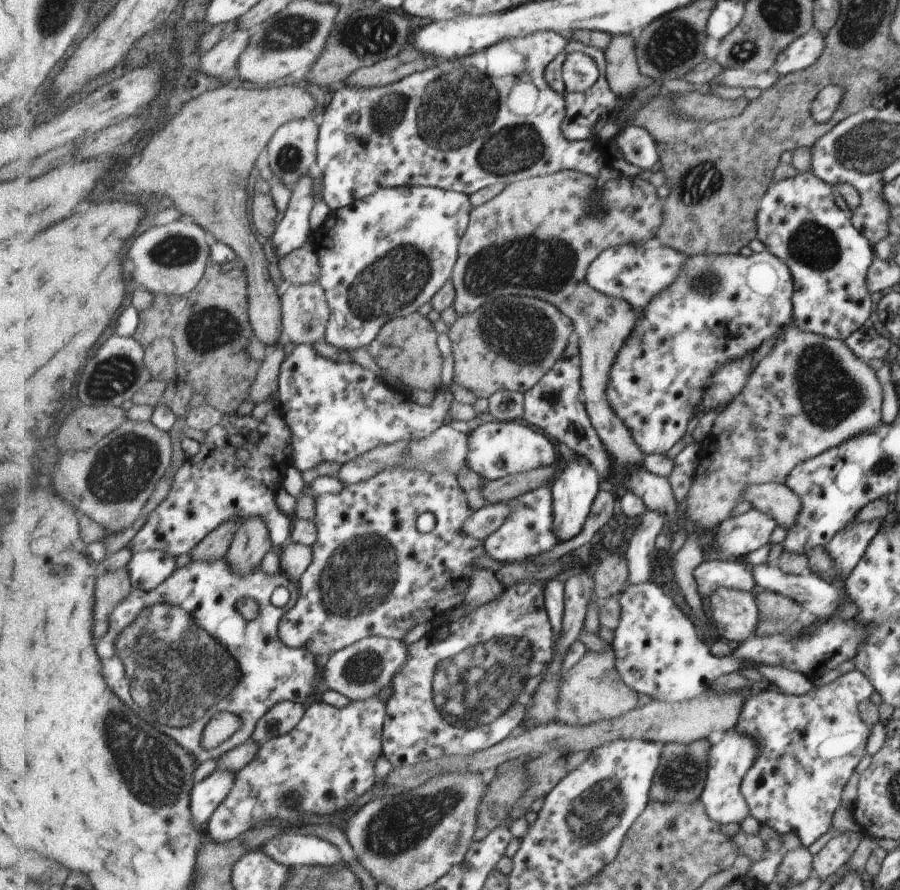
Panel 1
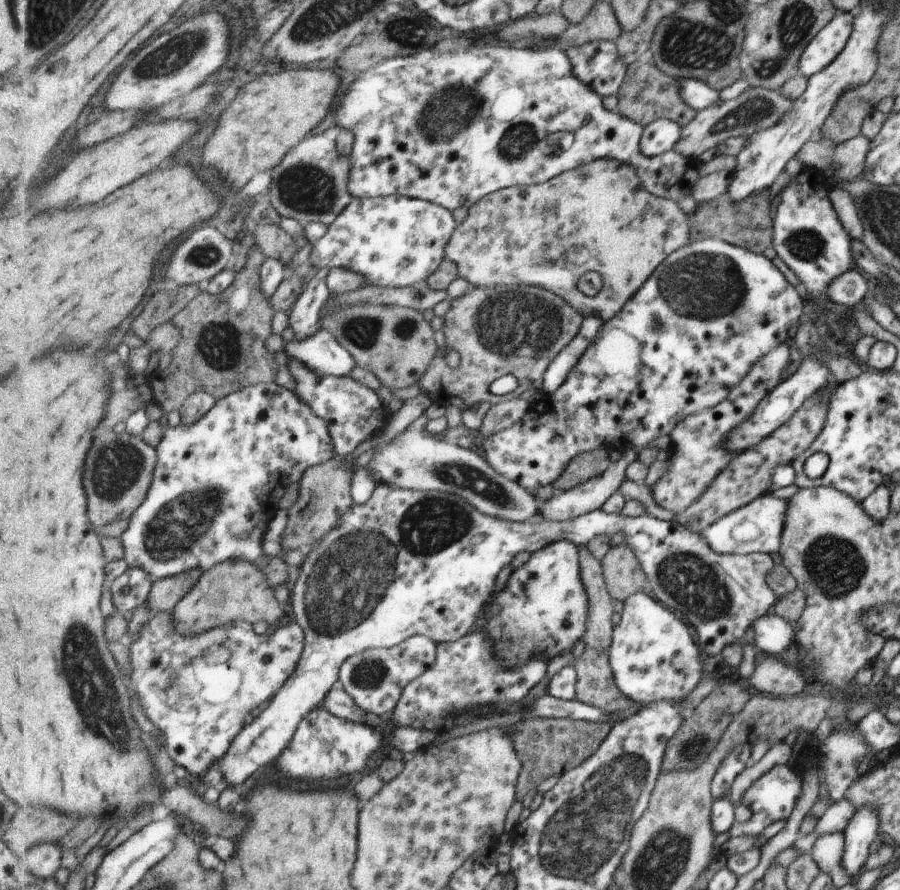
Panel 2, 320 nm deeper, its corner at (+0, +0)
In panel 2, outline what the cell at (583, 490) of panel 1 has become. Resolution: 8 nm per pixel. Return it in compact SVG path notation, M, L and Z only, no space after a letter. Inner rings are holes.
M557 541L556 543L551 543L541 550L535 551L530 555L529 560L519 569L515 569L513 574L509 577L507 584L497 592L493 600L487 606L485 614L482 617L482 623L484 624L481 628L484 628L484 632L491 636L490 642L494 647L494 652L498 655L498 660L502 665L503 669L515 669L516 667L522 667L527 665L531 661L537 659L542 653L546 655L546 658L554 659L555 657L561 657L563 653L569 653L573 650L573 646L586 636L588 629L588 622L590 618L590 594L586 589L586 584L583 582L582 568L580 566L580 548L569 541Z

